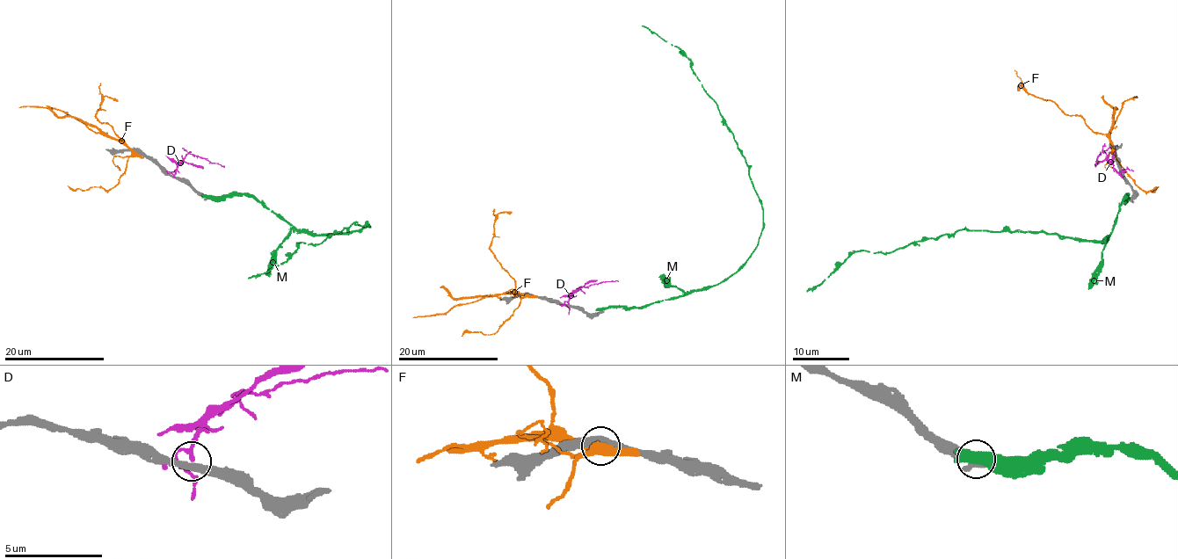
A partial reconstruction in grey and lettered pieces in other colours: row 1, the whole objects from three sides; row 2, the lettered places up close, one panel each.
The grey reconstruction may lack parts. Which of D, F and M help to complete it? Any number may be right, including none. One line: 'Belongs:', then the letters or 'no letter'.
Belongs: no letter

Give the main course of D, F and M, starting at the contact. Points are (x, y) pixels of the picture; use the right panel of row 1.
D: (1122, 177), (1102, 149), (1096, 157), (1096, 164)
F: (1112, 148), (1109, 138), (1112, 126), (1126, 100), (1138, 98)
M: (1129, 199), (1126, 196), (1116, 221), (1101, 241), (1037, 231), (963, 228), (890, 252), (855, 250), (806, 292)

